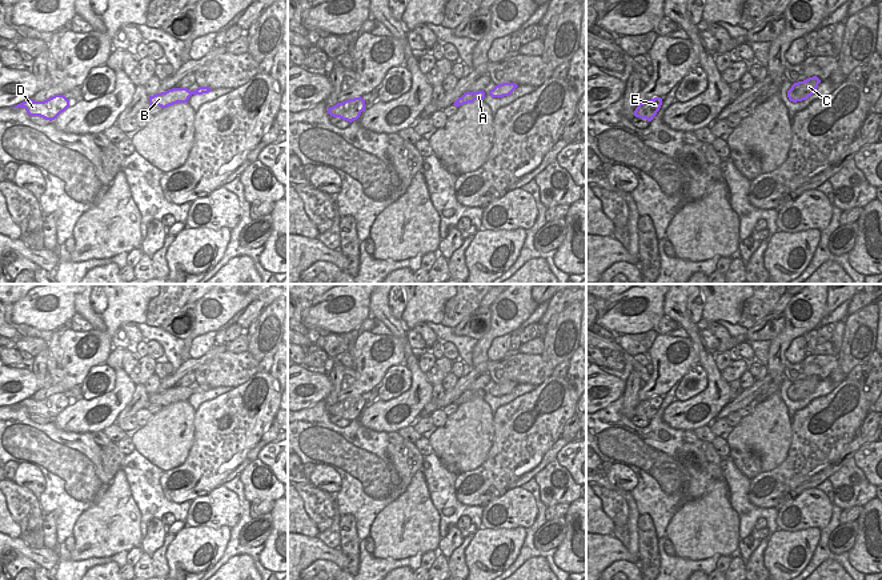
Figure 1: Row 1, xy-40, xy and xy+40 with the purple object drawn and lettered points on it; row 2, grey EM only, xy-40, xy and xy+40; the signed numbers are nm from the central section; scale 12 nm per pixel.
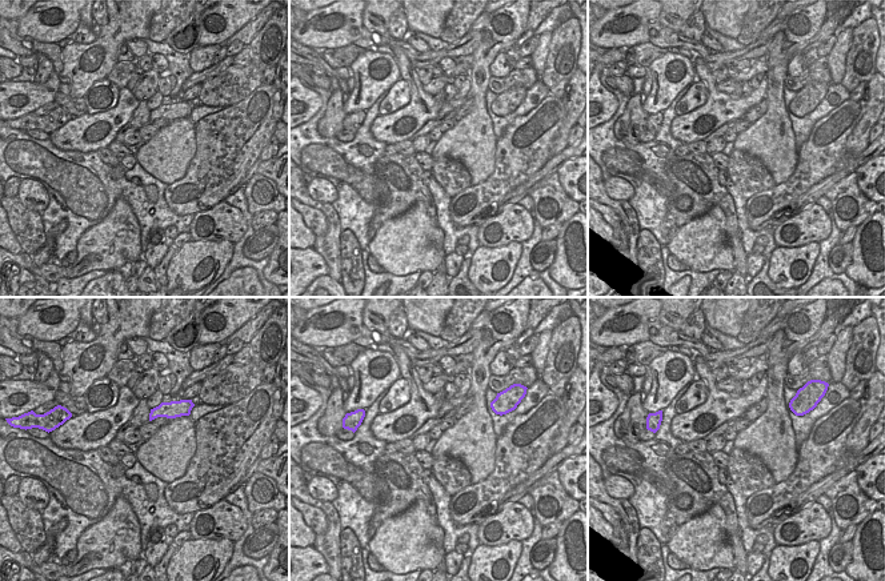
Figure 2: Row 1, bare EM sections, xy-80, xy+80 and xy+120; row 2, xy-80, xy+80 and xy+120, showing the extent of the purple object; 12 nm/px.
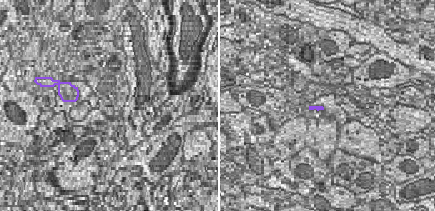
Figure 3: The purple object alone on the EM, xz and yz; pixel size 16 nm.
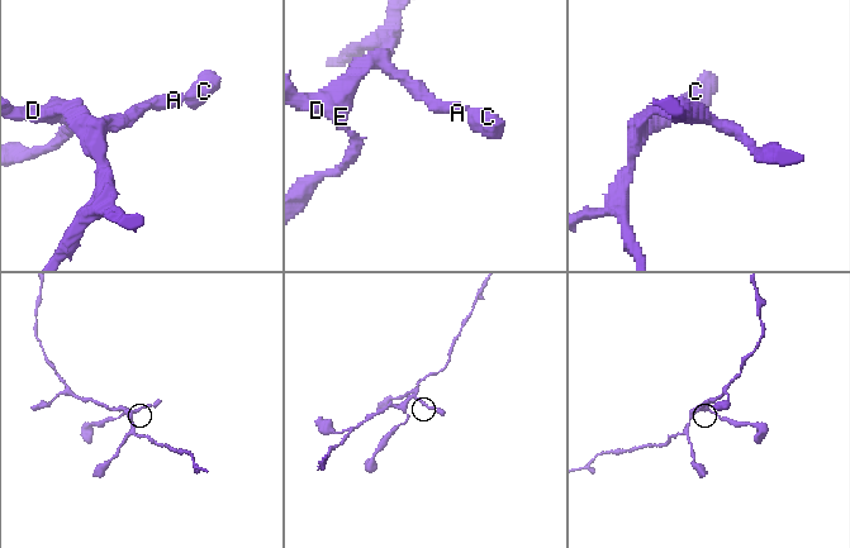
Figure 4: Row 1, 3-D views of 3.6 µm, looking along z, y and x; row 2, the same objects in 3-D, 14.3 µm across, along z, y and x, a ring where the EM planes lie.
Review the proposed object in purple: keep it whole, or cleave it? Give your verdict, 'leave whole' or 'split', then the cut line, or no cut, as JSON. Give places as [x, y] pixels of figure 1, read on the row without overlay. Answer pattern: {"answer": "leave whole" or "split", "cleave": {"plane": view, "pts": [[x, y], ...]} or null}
{"answer": "leave whole", "cleave": null}

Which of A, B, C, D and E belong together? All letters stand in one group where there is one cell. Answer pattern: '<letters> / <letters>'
A B C D E

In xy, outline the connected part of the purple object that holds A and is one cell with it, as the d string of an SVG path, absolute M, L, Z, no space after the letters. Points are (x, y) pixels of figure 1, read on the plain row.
M477 389L477 391L465 391L461 396L458 396L453 404L460 405L468 401L473 401L474 399L484 399L485 391Z

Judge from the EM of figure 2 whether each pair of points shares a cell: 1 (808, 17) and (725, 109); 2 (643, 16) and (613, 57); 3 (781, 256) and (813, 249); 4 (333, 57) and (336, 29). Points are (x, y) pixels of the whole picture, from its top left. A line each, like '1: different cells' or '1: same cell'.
1: different cells
2: different cells
3: same cell
4: different cells

